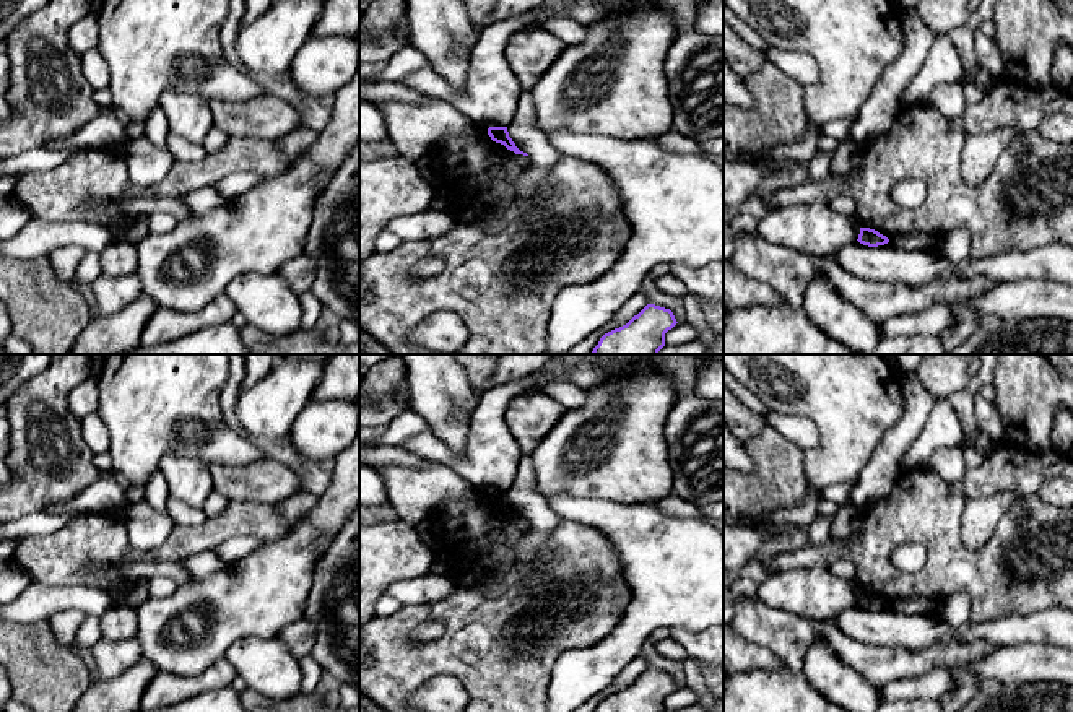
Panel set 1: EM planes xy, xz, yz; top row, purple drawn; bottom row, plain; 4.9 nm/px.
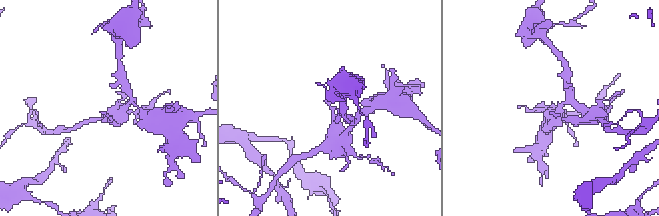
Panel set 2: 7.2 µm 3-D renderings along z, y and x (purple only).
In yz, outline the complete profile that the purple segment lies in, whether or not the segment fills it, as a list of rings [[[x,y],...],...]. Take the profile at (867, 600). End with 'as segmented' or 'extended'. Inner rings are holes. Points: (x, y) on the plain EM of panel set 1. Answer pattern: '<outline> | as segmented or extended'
[[[860,592],[860,598],[857,605],[868,611],[878,611],[878,610],[884,610],[889,606],[886,600],[870,592]]] | as segmented

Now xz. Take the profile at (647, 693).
[[[647,668],[626,689],[605,697],[595,712],[663,712],[665,697],[676,688],[670,673]]] | as segmented

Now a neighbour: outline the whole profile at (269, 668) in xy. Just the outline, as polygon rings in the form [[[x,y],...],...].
[[[245,637],[234,642],[224,657],[247,688],[267,699],[289,699],[301,692],[302,671],[294,657],[278,637]]]

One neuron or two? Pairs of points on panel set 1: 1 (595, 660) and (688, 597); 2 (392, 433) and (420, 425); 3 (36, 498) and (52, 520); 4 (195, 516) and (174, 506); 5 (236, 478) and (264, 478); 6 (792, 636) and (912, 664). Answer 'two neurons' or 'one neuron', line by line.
1: one neuron
2: one neuron
3: two neurons
4: one neuron
5: one neuron
6: one neuron

